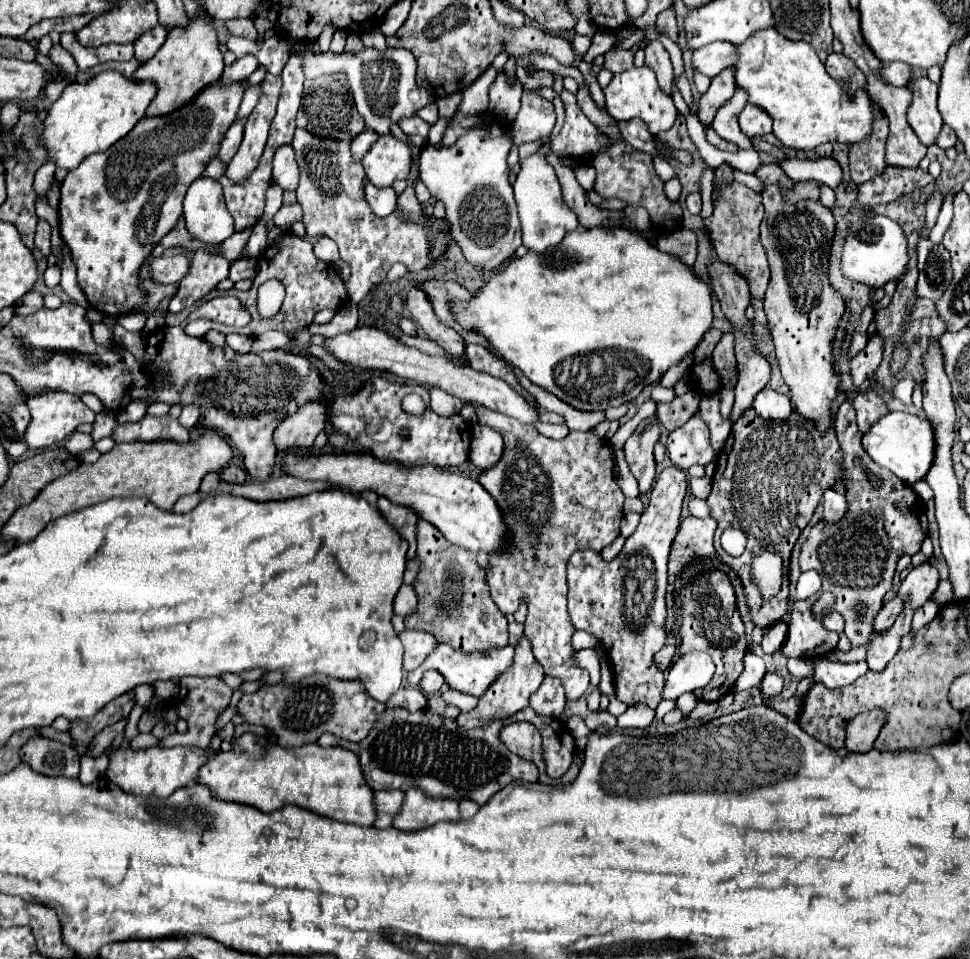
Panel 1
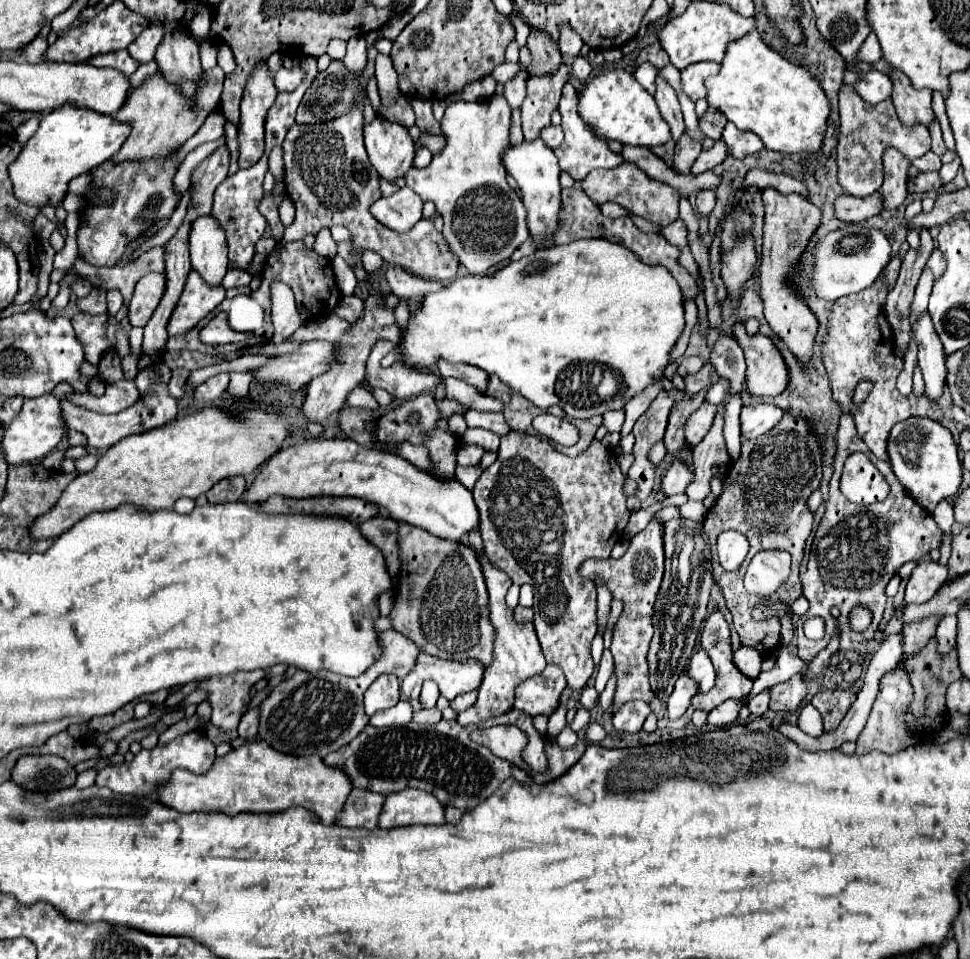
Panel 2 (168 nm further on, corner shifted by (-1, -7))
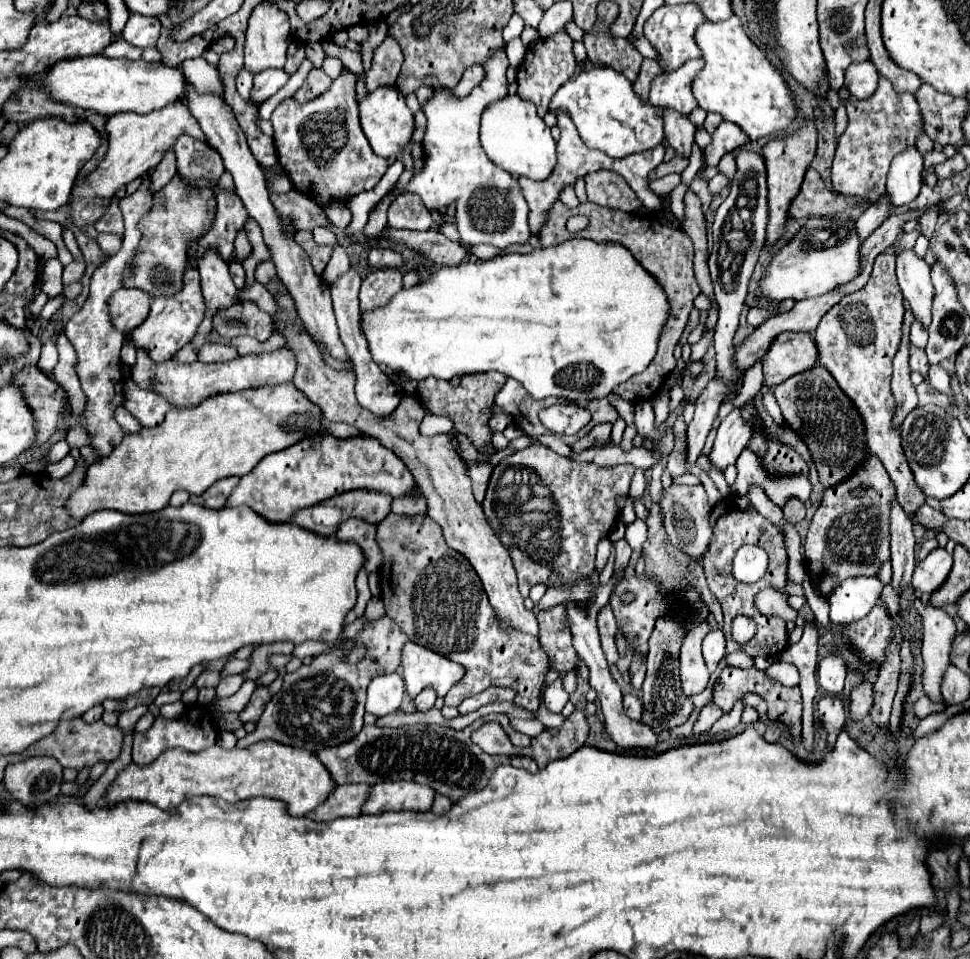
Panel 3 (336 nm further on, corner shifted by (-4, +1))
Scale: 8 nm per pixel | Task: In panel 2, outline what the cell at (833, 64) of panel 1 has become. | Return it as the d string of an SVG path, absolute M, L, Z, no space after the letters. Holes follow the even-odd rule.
M842 85L842 91L840 91L840 133L838 133L838 147L836 147L838 149L838 155L836 155L836 161L838 161L838 183L842 185L842 189L846 193L850 193L850 195L856 195L856 197L864 197L864 195L876 193L882 187L882 181L884 181L882 155L884 155L884 151L888 147L898 149L908 161L912 161L916 157L922 157L924 153L930 151L928 127L918 125L918 123L914 123L912 127L904 127L898 121L890 99L886 99L886 101L882 101L878 105L868 105L864 99L860 99L860 95L854 91L852 85Z

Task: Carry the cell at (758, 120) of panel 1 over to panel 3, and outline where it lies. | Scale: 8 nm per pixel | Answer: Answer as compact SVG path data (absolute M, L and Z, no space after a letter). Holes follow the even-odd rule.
M721 121L721 125L715 129L715 133L711 137L713 137L711 145L703 149L707 165L711 165L711 167L715 167L725 153L735 151L737 147L747 145L751 141L747 137L747 133L739 125L735 125L731 121Z

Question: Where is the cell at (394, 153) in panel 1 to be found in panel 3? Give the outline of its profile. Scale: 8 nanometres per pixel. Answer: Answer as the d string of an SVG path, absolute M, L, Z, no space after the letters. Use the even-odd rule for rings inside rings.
M379 87L375 91L371 91L367 95L367 99L363 99L359 103L359 117L361 117L361 127L365 137L371 143L371 149L375 151L375 155L383 157L383 159L397 159L401 155L401 151L413 141L413 131L415 131L415 119L411 109L405 103L405 97L399 89L395 87Z

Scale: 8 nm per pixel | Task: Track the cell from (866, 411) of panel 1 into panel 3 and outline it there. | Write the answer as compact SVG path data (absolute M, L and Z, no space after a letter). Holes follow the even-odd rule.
M881 253L875 259L867 285L851 295L845 295L831 311L827 311L827 315L823 315L815 331L815 345L821 351L821 365L835 377L841 391L851 399L863 419L867 445L883 461L891 481L895 483L899 505L903 511L915 513L925 503L925 495L915 485L913 473L901 449L899 431L893 427L895 397L891 393L891 371L901 339L903 313L903 295L895 275L895 255Z

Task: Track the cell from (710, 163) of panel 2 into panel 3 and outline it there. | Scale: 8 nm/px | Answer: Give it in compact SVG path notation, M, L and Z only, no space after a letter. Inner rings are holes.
M671 173L671 175L665 175L663 179L651 181L649 187L651 187L657 195L669 195L679 183L681 183L681 175L679 175L679 173Z

